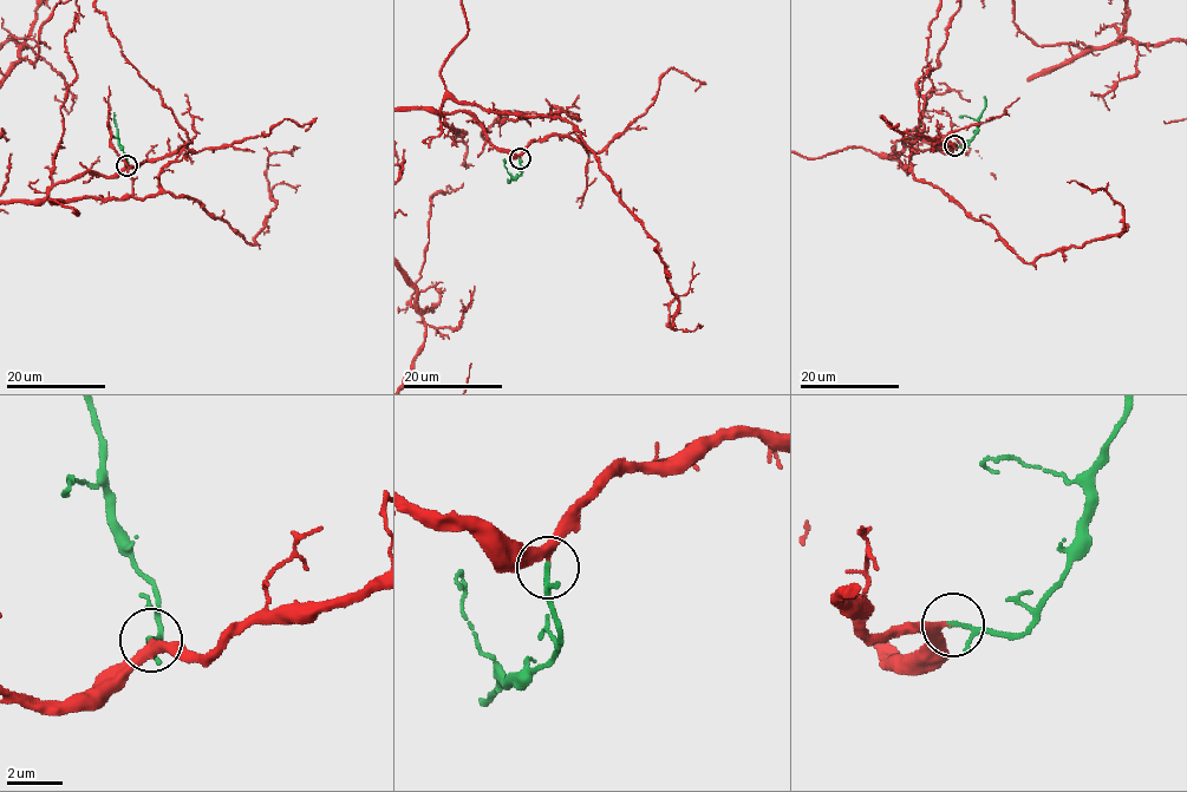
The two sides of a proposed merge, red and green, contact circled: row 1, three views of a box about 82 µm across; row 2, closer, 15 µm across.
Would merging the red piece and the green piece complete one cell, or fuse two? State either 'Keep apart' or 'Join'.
Join

